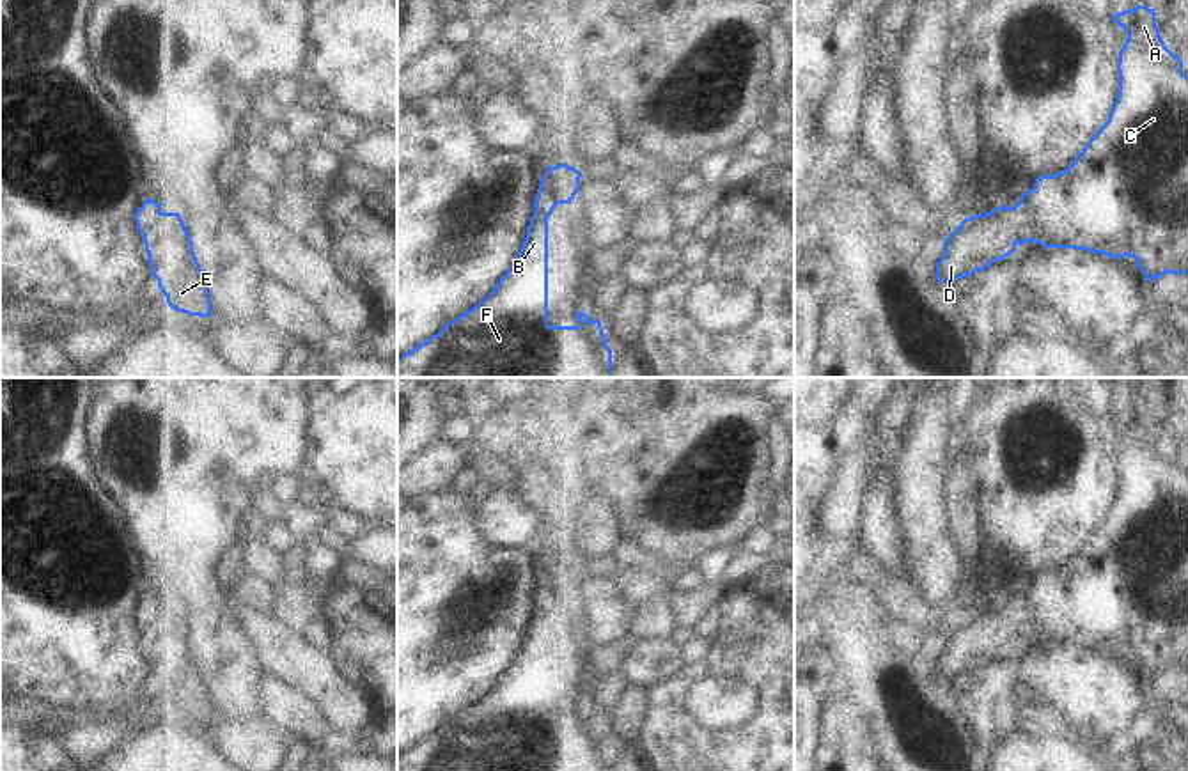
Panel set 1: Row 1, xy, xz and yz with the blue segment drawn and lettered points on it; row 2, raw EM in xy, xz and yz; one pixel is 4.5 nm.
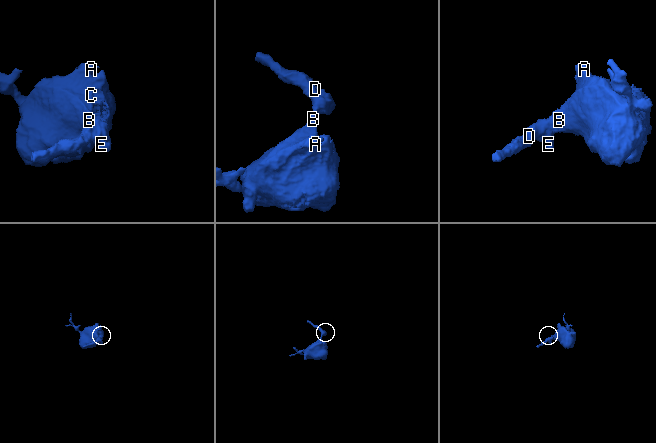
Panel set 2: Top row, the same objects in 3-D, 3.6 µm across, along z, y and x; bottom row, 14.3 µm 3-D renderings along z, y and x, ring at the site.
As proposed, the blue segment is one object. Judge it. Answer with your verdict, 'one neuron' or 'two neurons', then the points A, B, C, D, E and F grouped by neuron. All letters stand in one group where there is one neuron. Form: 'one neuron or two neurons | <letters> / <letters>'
one neuron | A B C D E F

